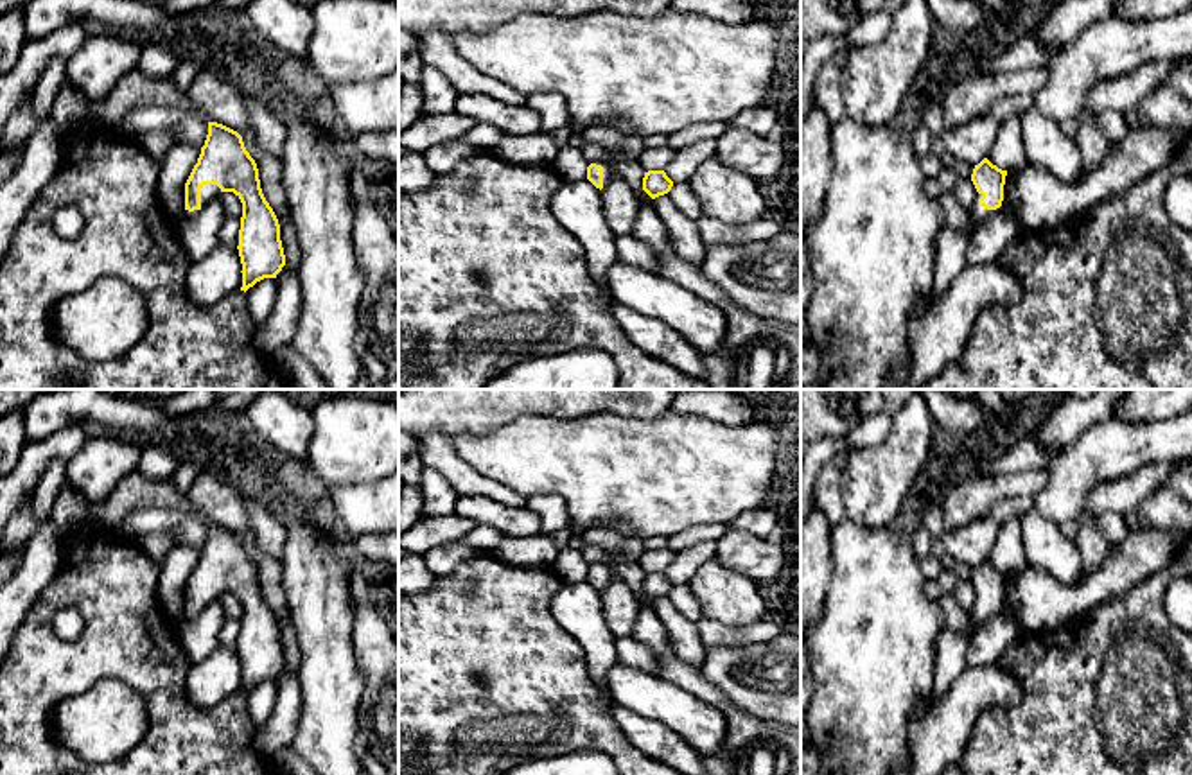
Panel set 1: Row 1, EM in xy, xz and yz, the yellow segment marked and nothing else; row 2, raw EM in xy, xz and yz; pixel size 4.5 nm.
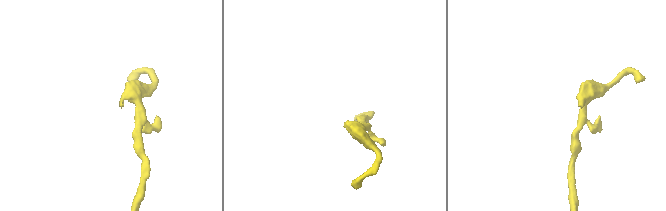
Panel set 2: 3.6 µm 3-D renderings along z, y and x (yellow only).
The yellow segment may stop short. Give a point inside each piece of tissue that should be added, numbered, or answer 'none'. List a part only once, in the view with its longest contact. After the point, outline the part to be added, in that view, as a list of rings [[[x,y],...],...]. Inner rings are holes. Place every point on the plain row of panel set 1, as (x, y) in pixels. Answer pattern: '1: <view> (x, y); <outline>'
1: xy (209, 594); [[[203,587],[201,588],[201,610],[206,608],[212,601],[215,601],[221,596],[221,590],[217,587]]]

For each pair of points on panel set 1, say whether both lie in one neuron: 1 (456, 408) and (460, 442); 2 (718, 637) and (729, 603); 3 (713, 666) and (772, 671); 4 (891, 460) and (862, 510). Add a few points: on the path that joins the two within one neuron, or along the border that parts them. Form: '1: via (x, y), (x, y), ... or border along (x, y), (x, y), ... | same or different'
1: border along (501, 426), (483, 435), (451, 436) | different
2: border along (704, 616), (733, 626), (749, 626), (763, 619) | different
3: via (727, 666), (742, 659), (758, 662) | same
4: via (885, 472), (875, 483), (873, 497) | same

